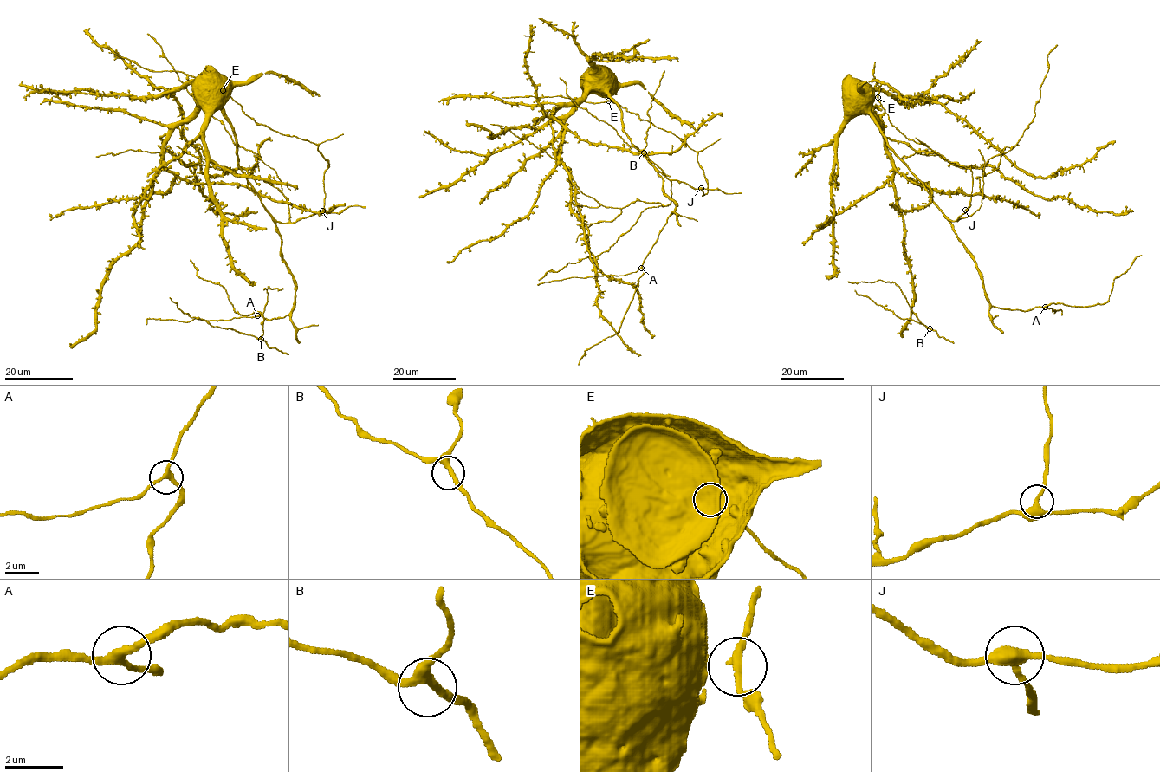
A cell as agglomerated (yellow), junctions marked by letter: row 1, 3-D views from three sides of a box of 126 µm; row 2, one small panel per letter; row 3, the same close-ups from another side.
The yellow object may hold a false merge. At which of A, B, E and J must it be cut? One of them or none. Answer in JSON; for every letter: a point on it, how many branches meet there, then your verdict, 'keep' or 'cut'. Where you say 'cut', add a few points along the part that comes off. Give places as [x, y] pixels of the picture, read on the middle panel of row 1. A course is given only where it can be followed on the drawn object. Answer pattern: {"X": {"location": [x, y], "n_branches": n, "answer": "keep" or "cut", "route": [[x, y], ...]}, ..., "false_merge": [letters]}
{"A": {"location": [641, 268], "n_branches": 3, "answer": "keep"}, "B": {"location": [644, 152], "n_branches": 3, "answer": "keep"}, "E": {"location": [608, 100], "n_branches": 3, "answer": "keep"}, "J": {"location": [701, 188], "n_branches": 3, "answer": "keep"}, "false_merge": []}

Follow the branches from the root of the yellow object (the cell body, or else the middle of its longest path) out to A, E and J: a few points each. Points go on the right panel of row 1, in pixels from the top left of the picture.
A: (869, 114), (886, 145), (922, 183), (971, 256), (987, 301), (992, 306), (1012, 309), (1045, 307)
E: (869, 114), (866, 95), (878, 86), (878, 97)
J: (869, 114), (886, 145), (922, 183), (933, 203), (949, 219), (956, 220), (965, 210)

